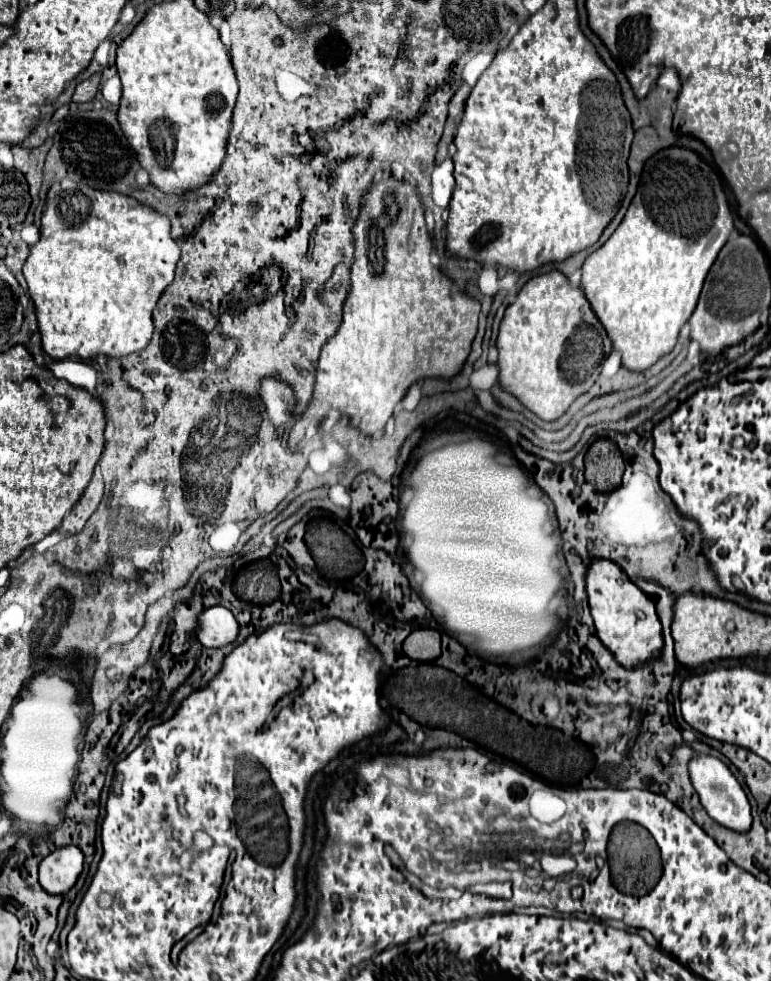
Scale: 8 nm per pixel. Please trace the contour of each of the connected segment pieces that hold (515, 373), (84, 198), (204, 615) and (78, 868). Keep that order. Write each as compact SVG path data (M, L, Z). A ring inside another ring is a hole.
M558 269L524 283L504 313L496 345L500 351L500 385L546 421L558 419L578 395L594 385L600 363L612 351L610 337L606 337L606 329L594 317L582 287L572 287Z
M62 181L50 187L42 215L40 241L30 247L24 263L24 277L30 299L34 301L42 349L56 359L96 355L124 357L144 349L152 337L152 309L166 285L174 279L174 267L180 259L180 247L170 235L170 219L156 209L114 191L90 189L76 181Z
M208 607L198 615L194 635L204 647L222 647L236 639L238 623L226 607Z
M64 845L40 861L40 885L54 895L64 895L82 873L84 855L74 845Z

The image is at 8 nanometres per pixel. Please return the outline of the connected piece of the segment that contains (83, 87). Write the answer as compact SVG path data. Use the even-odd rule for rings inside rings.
M94 73L90 79L78 83L76 93L74 93L74 101L76 103L92 101L96 97L96 91L98 91L98 85L100 85L100 77L102 77L102 73Z

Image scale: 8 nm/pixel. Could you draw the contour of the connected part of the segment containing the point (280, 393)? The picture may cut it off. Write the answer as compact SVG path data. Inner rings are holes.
M262 379L260 399L264 401L270 421L276 427L288 421L290 413L294 411L294 405L296 405L296 397L294 397L292 389L276 379Z

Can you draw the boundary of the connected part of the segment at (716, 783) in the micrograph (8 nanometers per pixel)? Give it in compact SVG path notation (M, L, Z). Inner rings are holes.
M696 753L688 763L688 771L690 771L690 779L692 779L692 785L698 793L698 797L700 797L702 807L716 823L720 823L728 829L734 829L734 831L750 829L752 815L750 815L748 797L746 797L742 785L736 781L736 777L730 773L730 769L718 757Z

